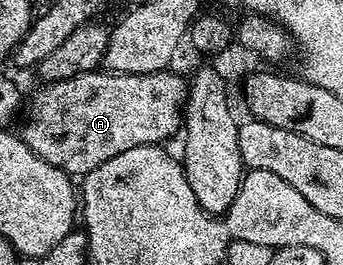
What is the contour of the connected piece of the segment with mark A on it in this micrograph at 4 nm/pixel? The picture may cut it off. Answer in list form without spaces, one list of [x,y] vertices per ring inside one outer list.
[[[95,71],[43,84],[31,101],[29,98],[26,122],[20,130],[22,141],[40,159],[69,175],[90,173],[112,155],[137,145],[162,145],[184,125],[188,81],[174,72],[128,75]]]

